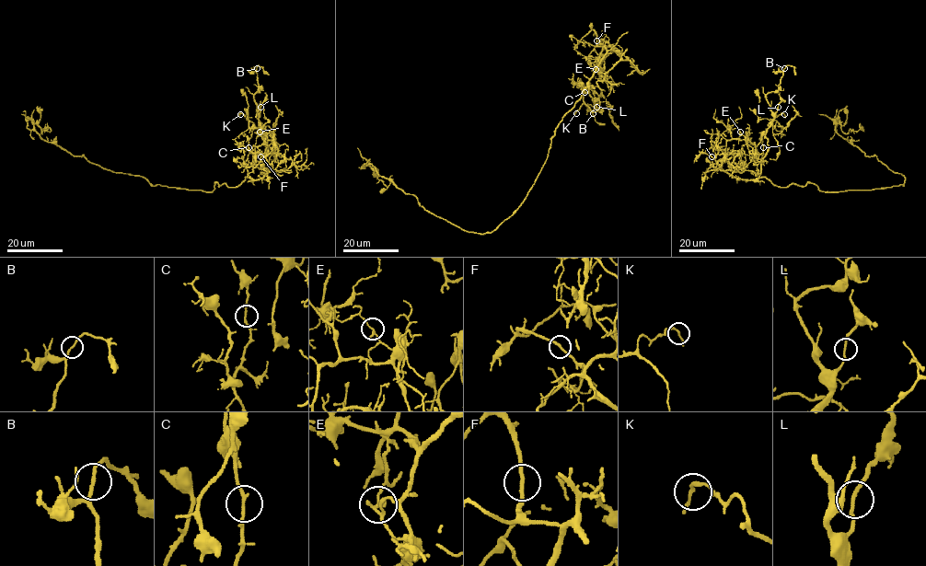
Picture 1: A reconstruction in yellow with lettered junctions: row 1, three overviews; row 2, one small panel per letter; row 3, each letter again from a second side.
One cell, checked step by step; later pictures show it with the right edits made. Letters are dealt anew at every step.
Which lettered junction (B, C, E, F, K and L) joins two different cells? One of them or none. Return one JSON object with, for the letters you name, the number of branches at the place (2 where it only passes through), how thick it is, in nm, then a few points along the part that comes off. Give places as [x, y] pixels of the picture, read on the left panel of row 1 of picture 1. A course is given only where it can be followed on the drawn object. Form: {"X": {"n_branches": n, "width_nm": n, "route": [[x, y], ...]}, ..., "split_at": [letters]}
{"E": {"n_branches": 2, "width_nm": 180, "route": [[260, 132], [271, 152], [264, 174], [268, 145], [254, 98], [259, 89], [257, 67], [269, 75]]}, "split_at": ["E"]}

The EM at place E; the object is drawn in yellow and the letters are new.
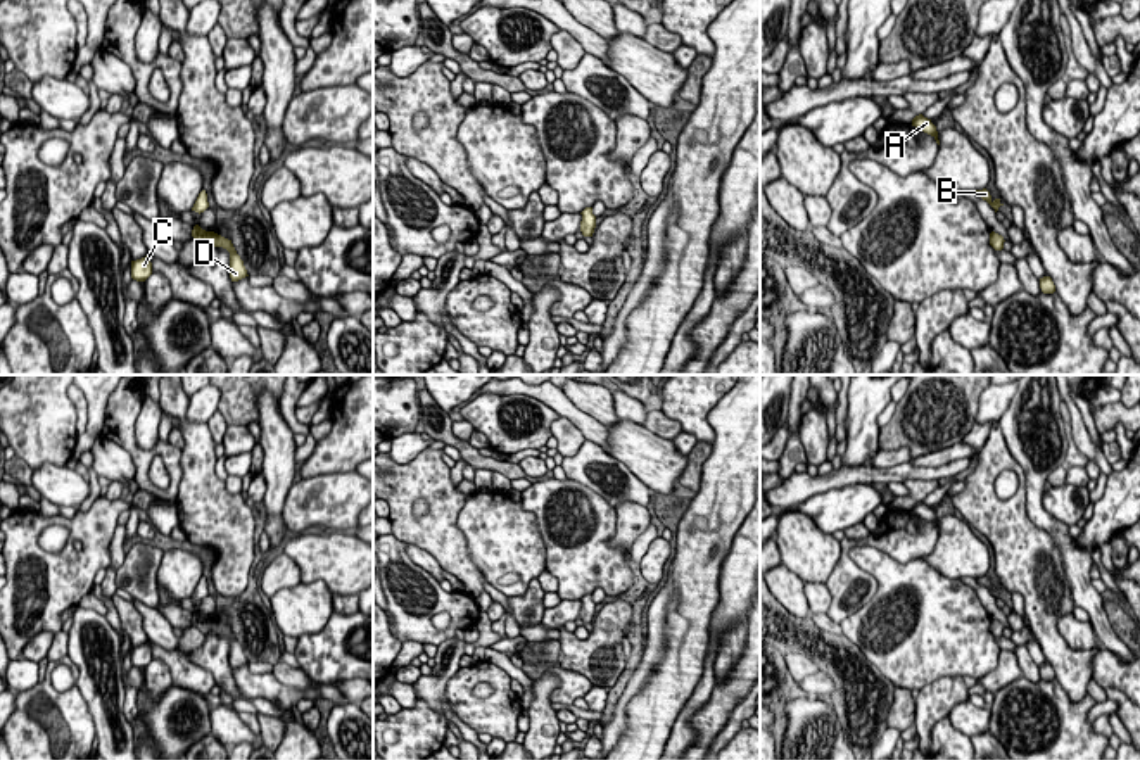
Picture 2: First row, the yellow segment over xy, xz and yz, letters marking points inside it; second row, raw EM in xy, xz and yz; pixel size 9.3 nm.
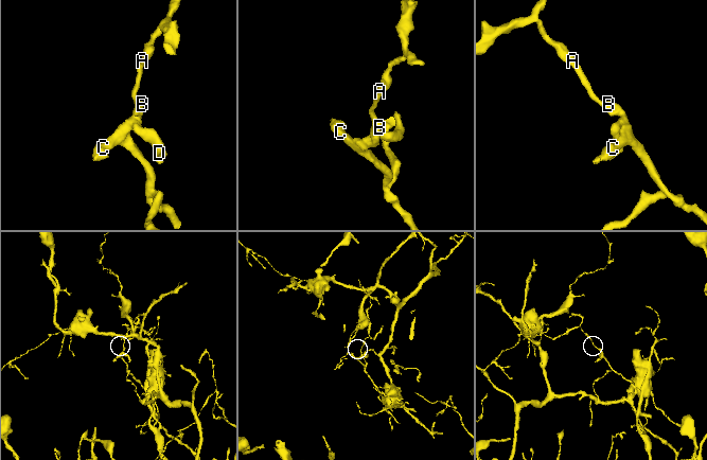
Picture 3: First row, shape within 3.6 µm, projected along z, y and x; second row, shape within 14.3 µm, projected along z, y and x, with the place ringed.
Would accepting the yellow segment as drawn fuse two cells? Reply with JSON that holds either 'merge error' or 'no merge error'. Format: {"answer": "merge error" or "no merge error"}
{"answer": "merge error"}

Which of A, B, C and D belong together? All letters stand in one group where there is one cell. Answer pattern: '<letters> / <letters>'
A B / C D

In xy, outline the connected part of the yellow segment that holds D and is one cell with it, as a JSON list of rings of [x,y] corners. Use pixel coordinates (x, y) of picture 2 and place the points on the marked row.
[[[199,225],[193,226],[192,237],[202,245],[202,247],[223,247],[230,252],[230,278],[231,282],[238,282],[247,275],[247,269],[244,266],[244,261],[237,254],[231,240],[214,233],[214,231],[206,231]]]

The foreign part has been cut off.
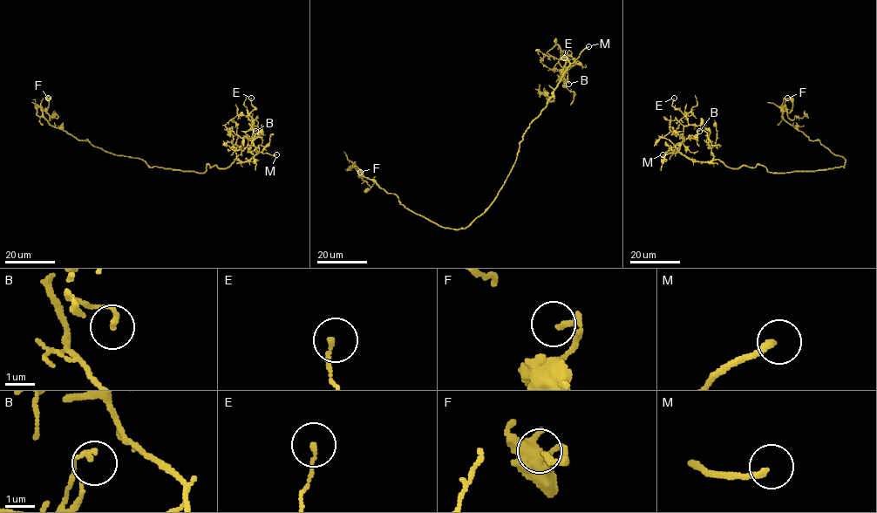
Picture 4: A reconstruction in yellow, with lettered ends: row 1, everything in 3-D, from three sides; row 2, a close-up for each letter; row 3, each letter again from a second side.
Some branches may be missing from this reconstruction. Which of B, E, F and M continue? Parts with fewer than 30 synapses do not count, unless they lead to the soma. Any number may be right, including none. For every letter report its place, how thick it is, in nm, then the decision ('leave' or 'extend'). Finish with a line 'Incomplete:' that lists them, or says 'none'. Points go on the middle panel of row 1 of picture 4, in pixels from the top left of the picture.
B: at (568, 84); 170 nm thick; leave
E: at (564, 58); 130 nm thick; leave
F: at (360, 172); 190 nm thick; leave
M: at (588, 46); 200 nm thick; extend
Incomplete: M

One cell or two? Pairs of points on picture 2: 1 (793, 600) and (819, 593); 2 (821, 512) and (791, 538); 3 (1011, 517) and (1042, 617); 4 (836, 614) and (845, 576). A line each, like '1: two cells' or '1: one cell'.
1: two cells
2: two cells
3: one cell
4: one cell

